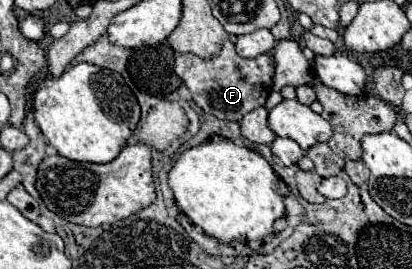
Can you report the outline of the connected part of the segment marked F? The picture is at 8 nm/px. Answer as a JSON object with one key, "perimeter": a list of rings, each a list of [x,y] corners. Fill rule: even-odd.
{"perimeter":[[[226,41],[220,55],[214,59],[200,59],[192,53],[176,55],[174,73],[184,81],[190,89],[194,103],[204,111],[218,119],[226,121],[242,121],[242,117],[258,107],[262,107],[270,93],[270,83],[274,77],[274,61],[270,55],[260,55],[256,59],[238,57],[234,51],[234,43]]]}

